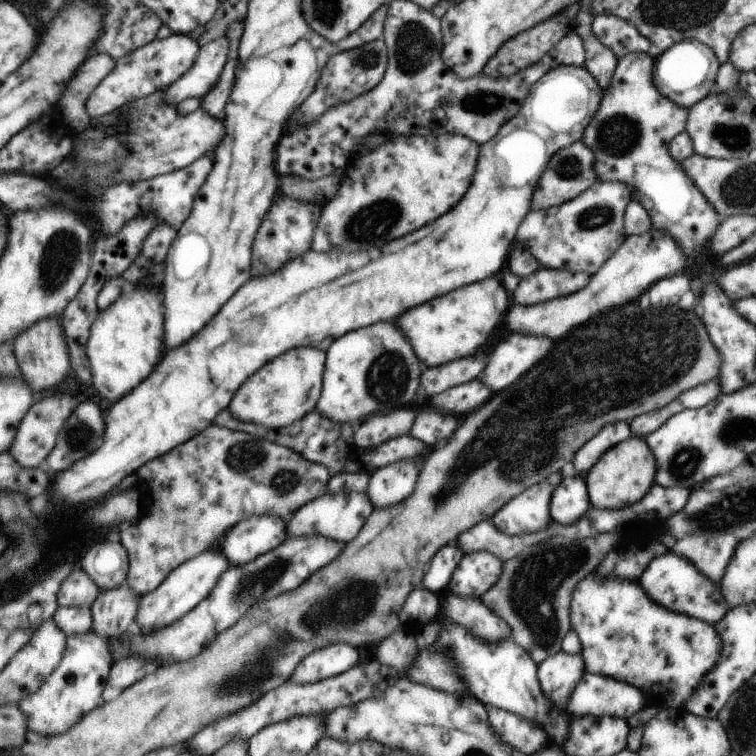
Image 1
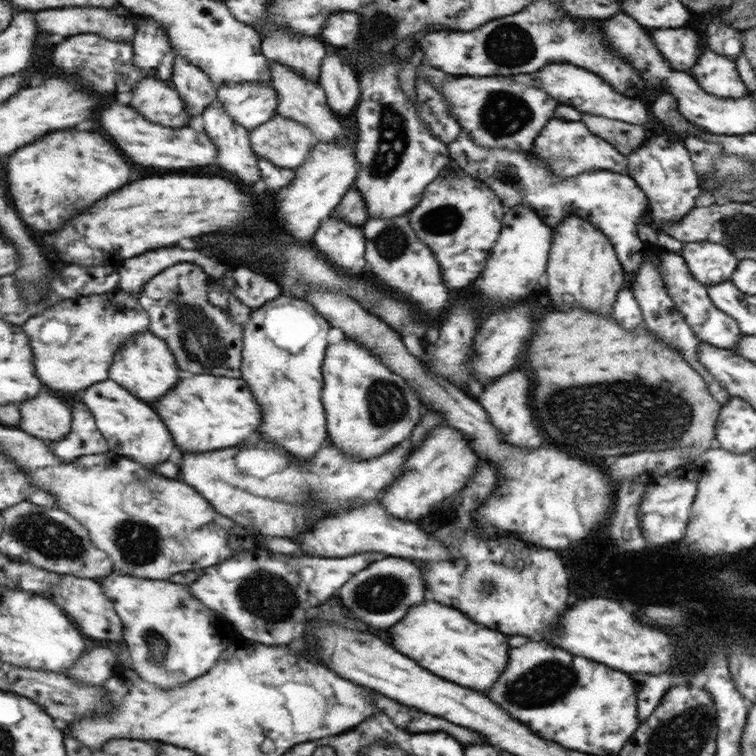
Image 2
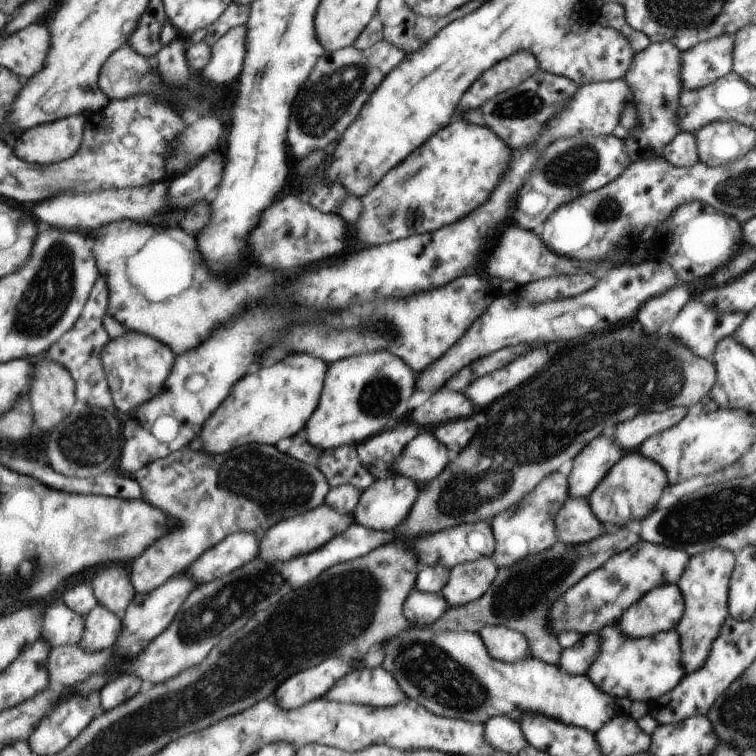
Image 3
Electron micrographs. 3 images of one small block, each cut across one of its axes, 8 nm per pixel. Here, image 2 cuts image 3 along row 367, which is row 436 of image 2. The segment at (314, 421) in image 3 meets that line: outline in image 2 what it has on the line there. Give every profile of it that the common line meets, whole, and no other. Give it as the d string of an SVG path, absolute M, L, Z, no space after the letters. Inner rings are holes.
M347 336L325 350L321 404L325 413L327 441L336 444L345 455L359 459L381 456L403 443L407 436L411 436L411 430L419 422L421 412L416 390L404 378L389 371L389 367L383 365L383 361L371 349L367 351L367 347Z

